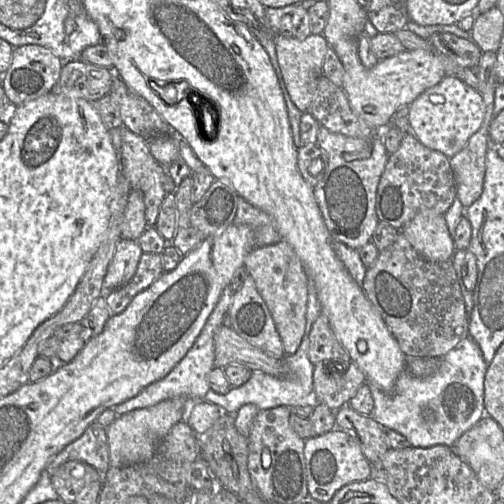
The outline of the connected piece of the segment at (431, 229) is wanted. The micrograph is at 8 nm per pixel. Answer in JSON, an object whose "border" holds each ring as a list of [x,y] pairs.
{"border":[[[435,210],[419,211],[399,232],[425,259],[431,261],[452,260],[456,251],[445,216]]]}

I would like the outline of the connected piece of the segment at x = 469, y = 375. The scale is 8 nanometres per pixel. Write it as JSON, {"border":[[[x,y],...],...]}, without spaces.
{"border":[[[466,337],[441,357],[438,370],[427,377],[415,377],[404,371],[389,392],[366,380],[374,400],[372,418],[385,429],[403,435],[411,447],[452,447],[464,432],[485,415],[484,381],[488,364],[477,343]]]}

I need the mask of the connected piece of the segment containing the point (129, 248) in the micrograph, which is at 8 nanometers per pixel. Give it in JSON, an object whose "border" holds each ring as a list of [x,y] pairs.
{"border":[[[121,239],[116,246],[103,281],[104,293],[111,292],[130,282],[136,274],[143,254],[138,241]]]}

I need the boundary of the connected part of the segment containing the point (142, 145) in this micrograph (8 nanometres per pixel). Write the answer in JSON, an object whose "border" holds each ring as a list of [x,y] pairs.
{"border":[[[122,125],[120,166],[131,189],[140,190],[145,204],[145,218],[148,227],[155,227],[160,206],[167,195],[165,178],[168,173],[152,157],[148,140],[131,132]]]}

